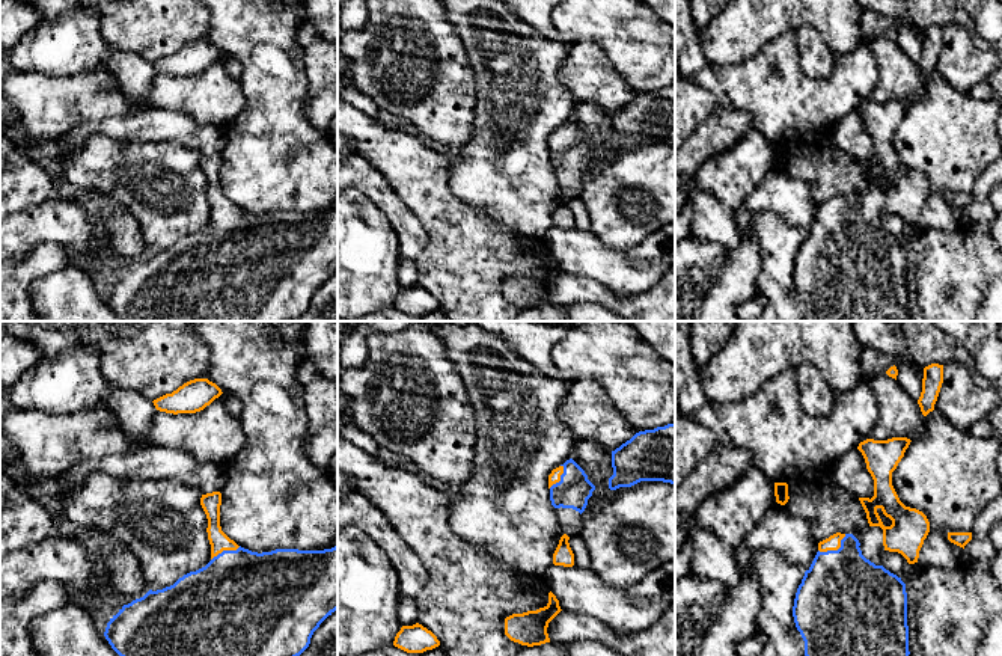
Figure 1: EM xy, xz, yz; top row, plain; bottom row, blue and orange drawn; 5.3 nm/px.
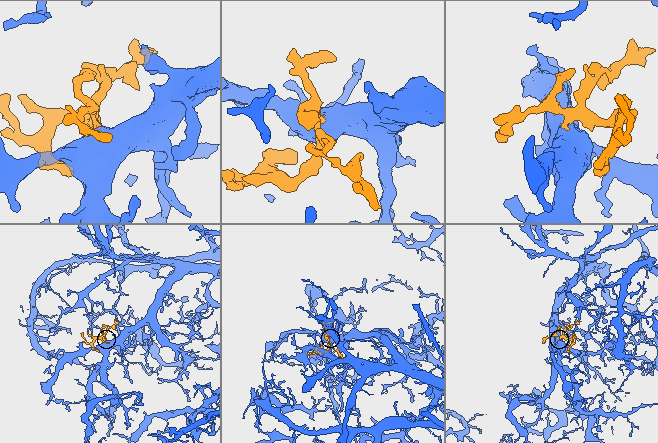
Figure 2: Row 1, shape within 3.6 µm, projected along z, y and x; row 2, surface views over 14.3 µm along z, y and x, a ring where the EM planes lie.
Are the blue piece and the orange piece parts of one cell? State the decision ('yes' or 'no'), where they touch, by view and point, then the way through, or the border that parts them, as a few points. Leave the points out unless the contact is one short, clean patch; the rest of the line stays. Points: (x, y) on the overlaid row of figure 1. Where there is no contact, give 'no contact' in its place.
yes | yz (835, 551) | across yz (843, 596), (835, 551), (833, 542)

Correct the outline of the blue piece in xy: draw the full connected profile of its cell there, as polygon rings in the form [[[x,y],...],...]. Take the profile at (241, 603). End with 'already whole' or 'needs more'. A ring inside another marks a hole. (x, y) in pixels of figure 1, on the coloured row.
[[[220,492],[202,495],[200,505],[208,519],[211,561],[173,585],[149,590],[124,605],[107,623],[105,639],[119,656],[300,656],[319,624],[338,609],[338,544],[324,550],[252,552],[221,531]]] | needs more

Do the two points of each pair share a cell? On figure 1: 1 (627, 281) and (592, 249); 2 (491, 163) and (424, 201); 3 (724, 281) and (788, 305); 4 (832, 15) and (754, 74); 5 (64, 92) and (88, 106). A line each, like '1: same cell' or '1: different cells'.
1: same cell
2: different cells
3: different cells
4: different cells
5: same cell

